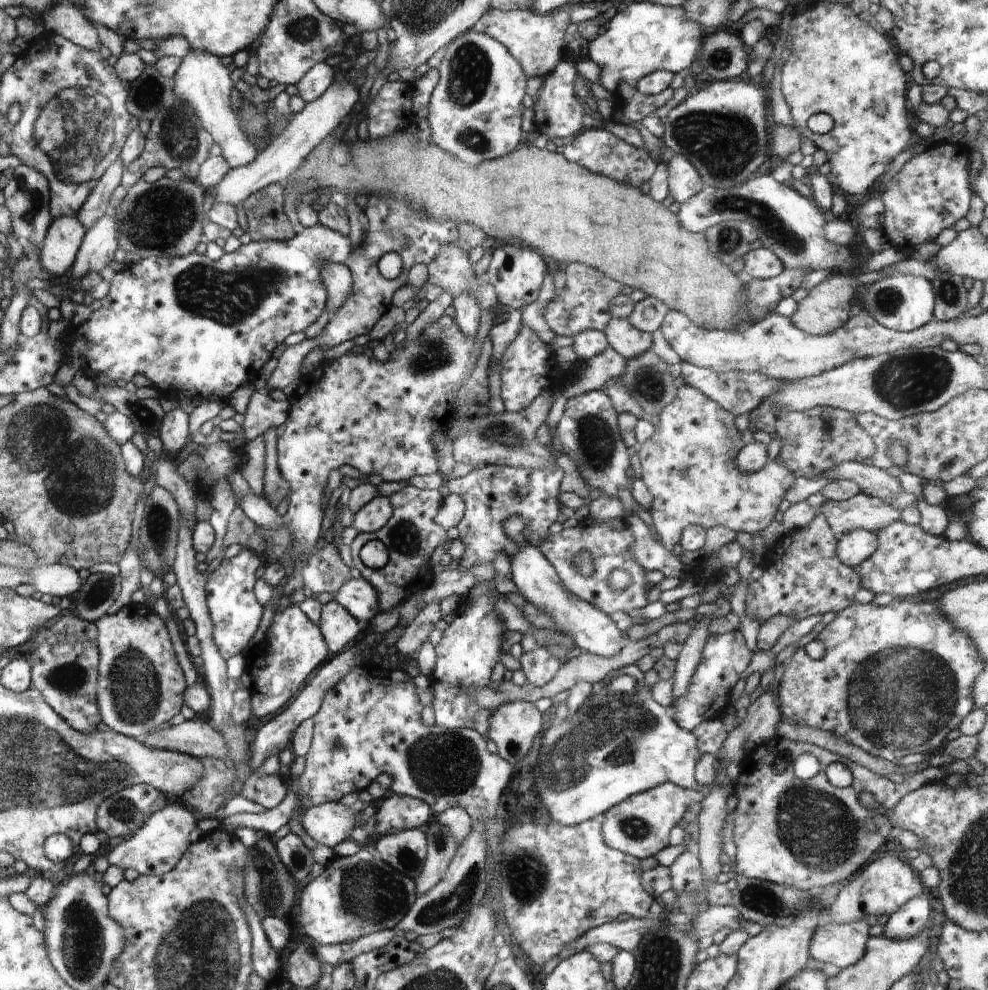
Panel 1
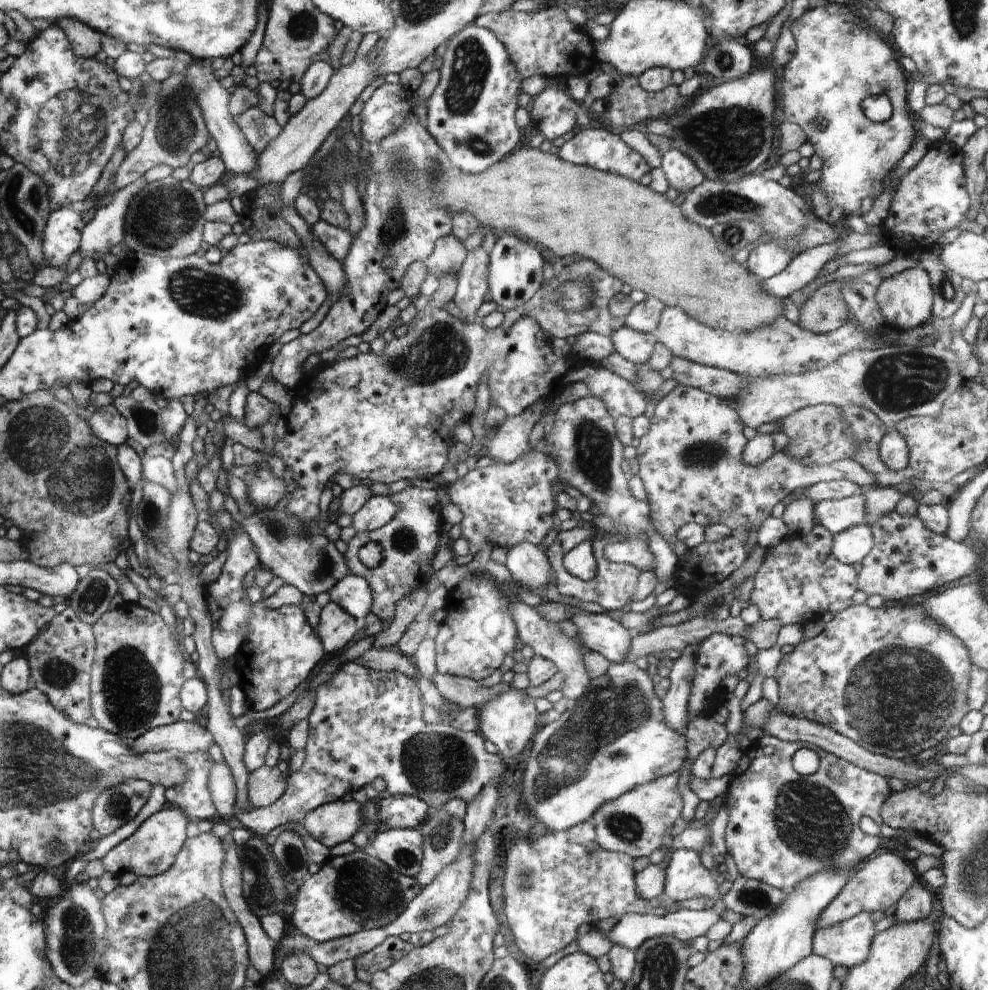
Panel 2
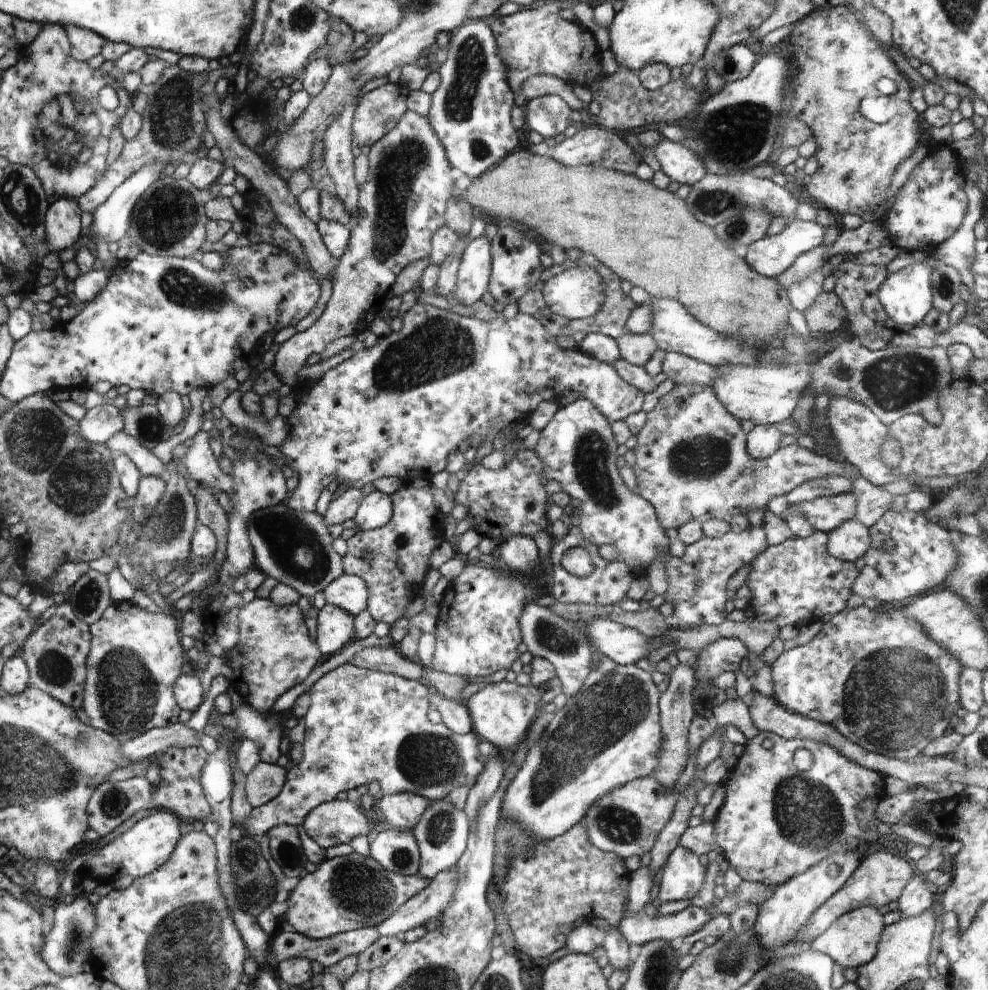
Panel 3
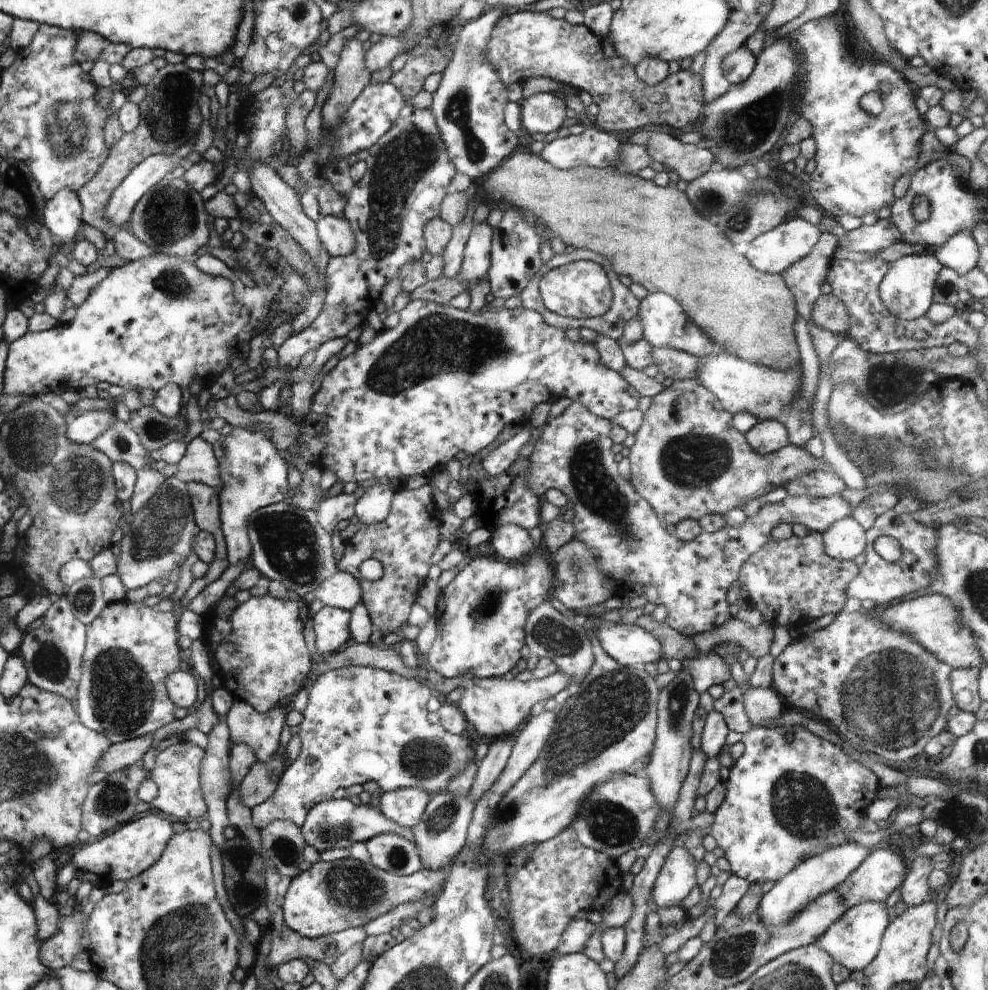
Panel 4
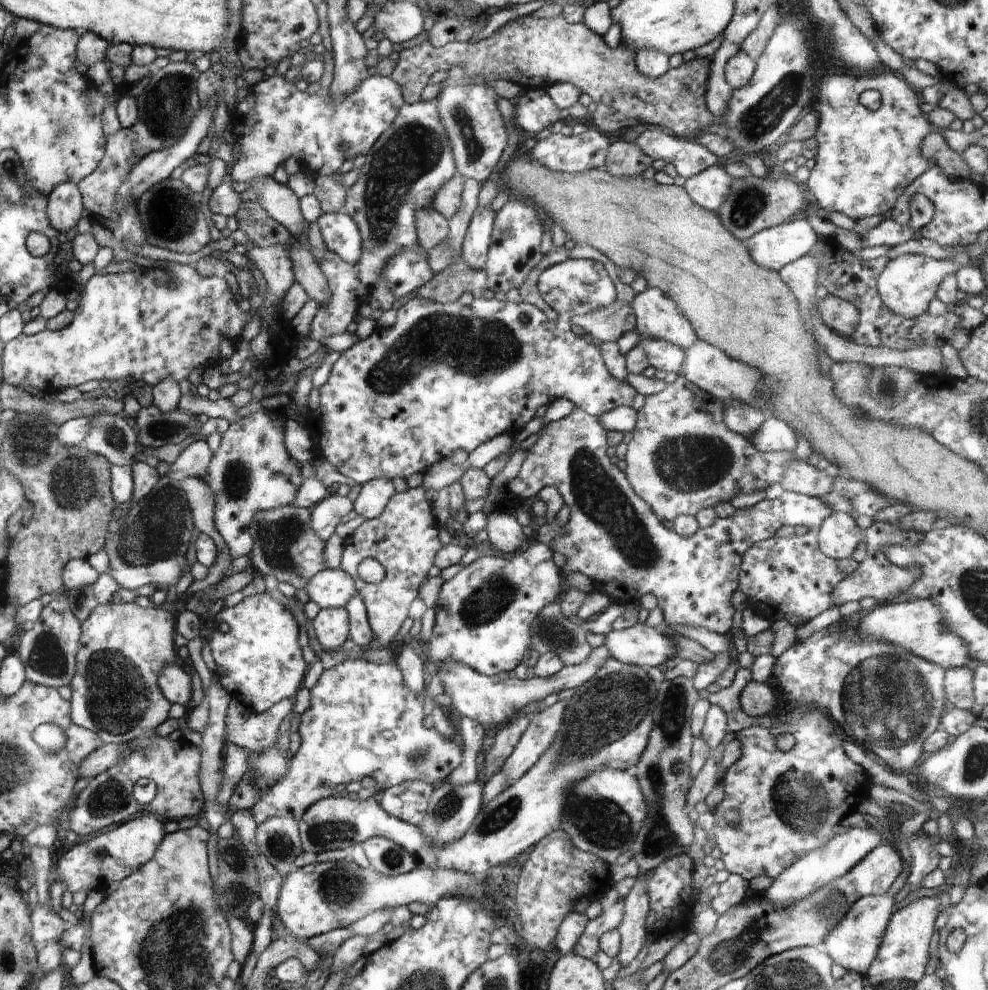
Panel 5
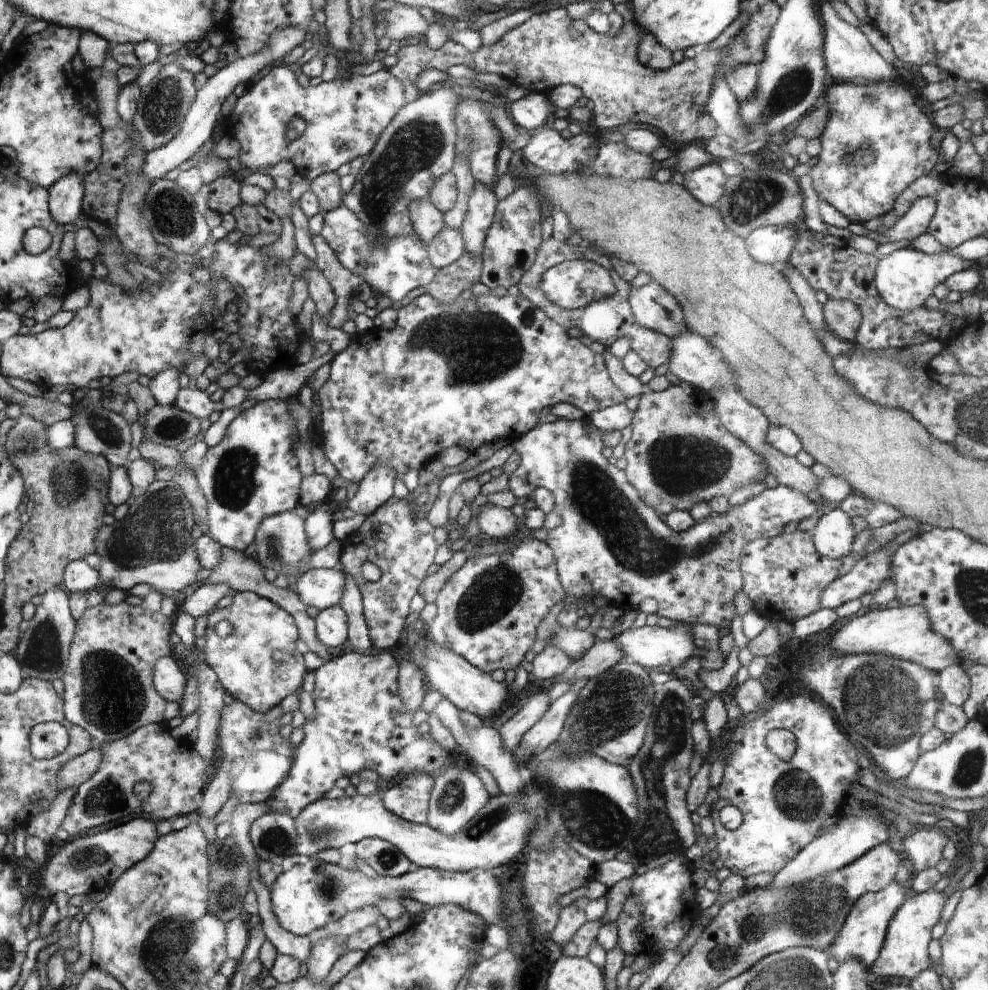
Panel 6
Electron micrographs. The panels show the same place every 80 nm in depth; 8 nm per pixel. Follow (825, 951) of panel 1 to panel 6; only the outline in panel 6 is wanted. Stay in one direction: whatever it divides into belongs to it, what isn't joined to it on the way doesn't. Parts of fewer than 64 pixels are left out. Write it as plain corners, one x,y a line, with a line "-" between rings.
894,879
888,886
878,892
867,892
856,899
850,909
844,924
840,927
833,945
830,945
828,954
839,963
849,960
856,960
863,963
866,968
870,968
872,963
878,958
882,948
888,925
894,913
905,901
906,892

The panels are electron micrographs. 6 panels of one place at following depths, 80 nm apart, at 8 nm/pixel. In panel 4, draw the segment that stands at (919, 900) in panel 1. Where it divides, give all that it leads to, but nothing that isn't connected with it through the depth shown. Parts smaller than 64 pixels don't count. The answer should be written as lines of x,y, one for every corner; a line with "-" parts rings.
928,856
916,857
909,864
909,872
899,886
901,900
906,906
917,907
933,899
928,882
932,869
931,858

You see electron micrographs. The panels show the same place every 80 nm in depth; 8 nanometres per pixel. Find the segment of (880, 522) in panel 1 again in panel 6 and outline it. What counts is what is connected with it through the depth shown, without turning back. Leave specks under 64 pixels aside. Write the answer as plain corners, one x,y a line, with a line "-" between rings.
586,416
573,421
556,419
530,429
511,443
520,455
520,460
519,466
509,474
510,492
525,498
532,496
534,490
540,487
551,490
555,498
555,511
562,515
562,524
548,530
545,543
556,557
559,579
566,594
580,600
581,605
595,602
598,596
602,596
611,607
619,607
629,614
636,613
640,602
650,597
658,602
657,614
660,617
681,621
686,625
704,623
718,630
729,625
737,614
734,595
743,590
743,574
739,563
742,547
760,537
782,534
786,524
812,520
818,502
810,501
807,495
790,486
779,484
743,505
730,506
724,514
711,512
708,518
694,523
692,528
677,533
660,521
656,510
640,498
626,473
608,463
608,459
602,455
605,444
601,432

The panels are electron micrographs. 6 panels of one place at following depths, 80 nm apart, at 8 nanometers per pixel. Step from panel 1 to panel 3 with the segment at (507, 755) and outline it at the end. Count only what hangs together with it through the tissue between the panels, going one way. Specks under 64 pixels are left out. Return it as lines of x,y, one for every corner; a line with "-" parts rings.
501,681
486,686
473,694
464,704
472,717
473,730
480,740
488,740
495,746
496,751
510,750
516,752
531,732
531,726
539,714
539,701
542,694
541,686
520,686
518,683

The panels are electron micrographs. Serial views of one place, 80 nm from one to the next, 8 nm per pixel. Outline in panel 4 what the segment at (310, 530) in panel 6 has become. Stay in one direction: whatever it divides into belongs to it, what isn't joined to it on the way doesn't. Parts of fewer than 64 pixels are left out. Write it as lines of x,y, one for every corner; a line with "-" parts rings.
340,493
331,498
327,497
316,511
323,530
331,533
338,522
352,518
357,500
358,495
353,493

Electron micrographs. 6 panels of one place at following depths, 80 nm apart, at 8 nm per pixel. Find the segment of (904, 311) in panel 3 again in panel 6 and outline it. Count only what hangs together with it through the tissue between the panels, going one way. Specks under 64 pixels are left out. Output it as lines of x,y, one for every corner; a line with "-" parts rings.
912,248
897,249
892,254
879,259
873,284
886,304
901,311
912,312
933,295
935,286
944,283
950,275
970,265
963,258
948,251
929,255

